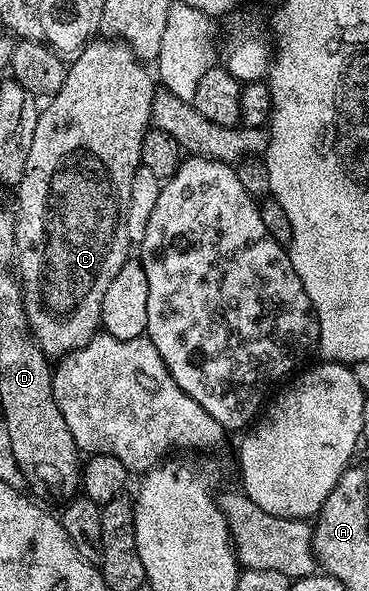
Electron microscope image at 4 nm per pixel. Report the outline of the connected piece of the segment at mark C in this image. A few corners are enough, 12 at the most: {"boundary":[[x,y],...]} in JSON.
{"boundary":[[95,37],[38,112],[16,274],[48,357],[132,255],[156,79]]}

